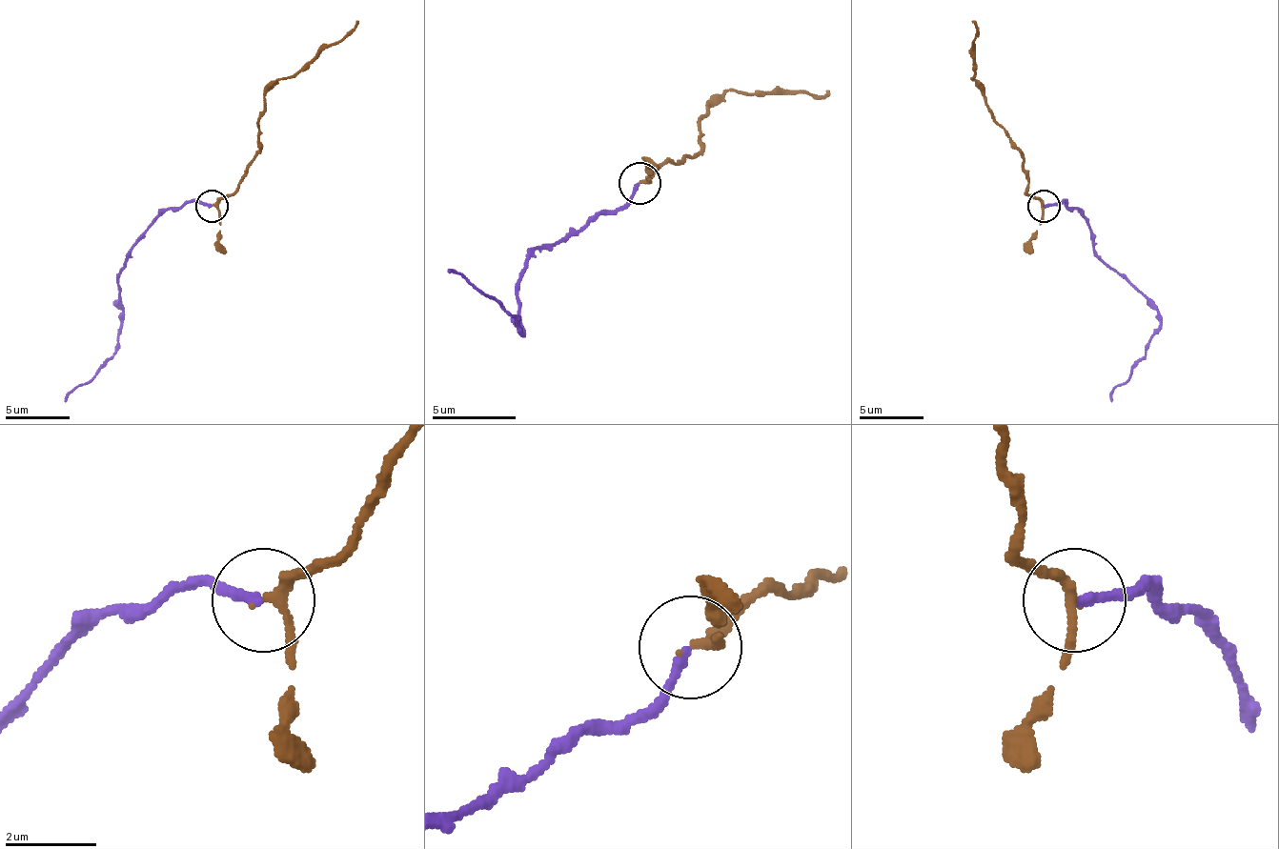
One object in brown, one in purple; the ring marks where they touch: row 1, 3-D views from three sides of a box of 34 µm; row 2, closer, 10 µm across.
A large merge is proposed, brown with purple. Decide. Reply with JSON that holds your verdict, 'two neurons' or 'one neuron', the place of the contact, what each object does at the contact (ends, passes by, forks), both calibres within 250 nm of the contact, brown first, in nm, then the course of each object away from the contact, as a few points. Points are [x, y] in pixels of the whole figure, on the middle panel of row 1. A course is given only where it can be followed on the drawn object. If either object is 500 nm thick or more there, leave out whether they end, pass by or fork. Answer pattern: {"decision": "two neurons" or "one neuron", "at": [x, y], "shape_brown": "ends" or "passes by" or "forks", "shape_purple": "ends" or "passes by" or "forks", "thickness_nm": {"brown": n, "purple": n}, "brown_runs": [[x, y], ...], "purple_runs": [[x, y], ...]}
{"decision": "one neuron", "at": [639, 183], "shape_brown": "passes by", "shape_purple": "ends", "thickness_nm": {"brown": 200, "purple": 190}, "brown_runs": [[640, 182], [665, 165], [695, 152], [707, 106], [729, 89], [822, 97], [825, 89]], "purple_runs": [[640, 182], [615, 212], [585, 224], [552, 249], [535, 249], [518, 283], [518, 333], [514, 316], [446, 270]]}

